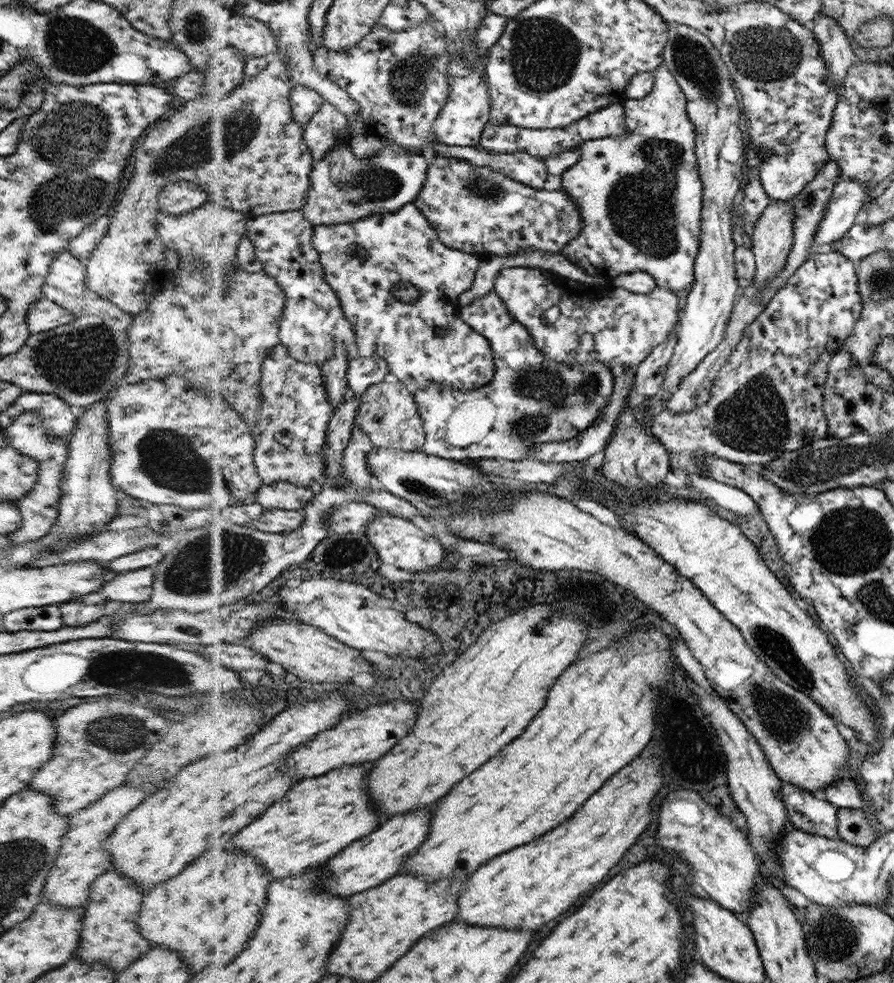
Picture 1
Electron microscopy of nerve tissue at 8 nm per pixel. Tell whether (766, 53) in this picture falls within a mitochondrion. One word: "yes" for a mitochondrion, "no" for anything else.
yes

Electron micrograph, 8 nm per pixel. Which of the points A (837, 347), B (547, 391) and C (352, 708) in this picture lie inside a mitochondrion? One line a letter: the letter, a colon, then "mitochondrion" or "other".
A: other
B: mitochondrion
C: other

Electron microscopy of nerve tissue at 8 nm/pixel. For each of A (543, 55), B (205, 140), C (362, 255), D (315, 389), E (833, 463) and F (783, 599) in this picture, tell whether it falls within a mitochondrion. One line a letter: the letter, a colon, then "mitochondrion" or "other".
A: mitochondrion
B: mitochondrion
C: mitochondrion
D: other
E: mitochondrion
F: other

